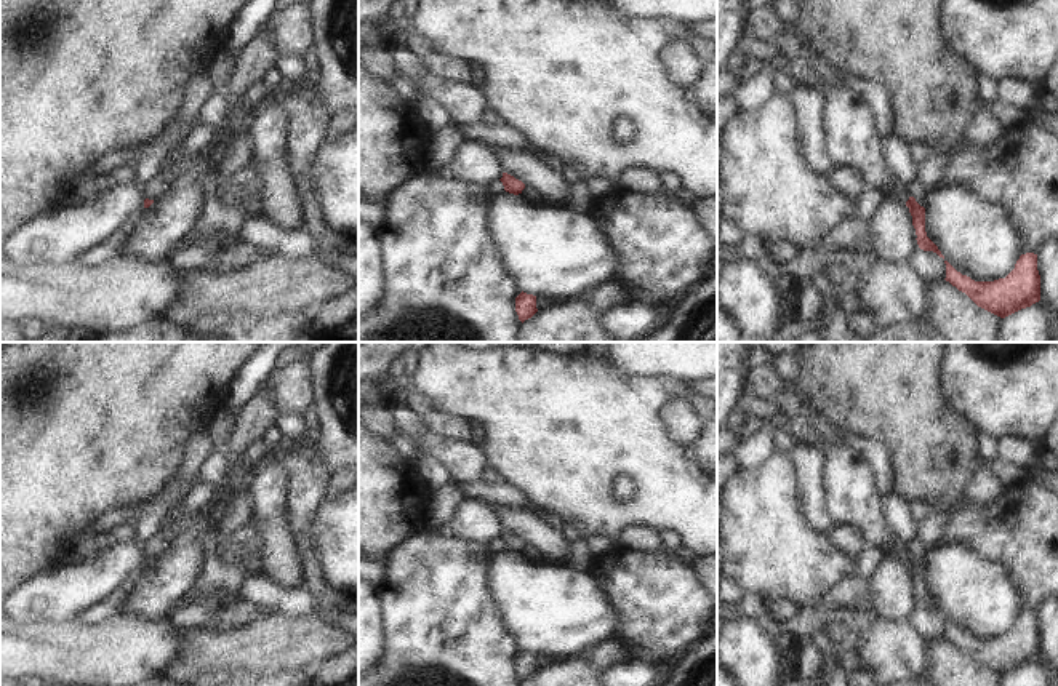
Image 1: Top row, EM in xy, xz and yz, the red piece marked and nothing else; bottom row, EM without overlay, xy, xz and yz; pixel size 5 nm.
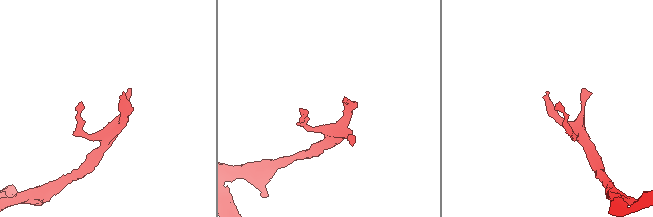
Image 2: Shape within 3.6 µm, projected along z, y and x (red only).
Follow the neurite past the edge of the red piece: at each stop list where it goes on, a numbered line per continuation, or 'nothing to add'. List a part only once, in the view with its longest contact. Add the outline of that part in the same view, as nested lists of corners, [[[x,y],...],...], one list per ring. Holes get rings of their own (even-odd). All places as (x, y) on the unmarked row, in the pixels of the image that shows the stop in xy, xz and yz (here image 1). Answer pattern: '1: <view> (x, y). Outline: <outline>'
1: xy (181, 520). Outline: [[[181,509],[176,510],[146,544],[147,556],[158,558],[170,552],[174,540],[186,534],[186,531],[197,521],[203,520],[208,513],[208,509],[195,510],[195,509]]]

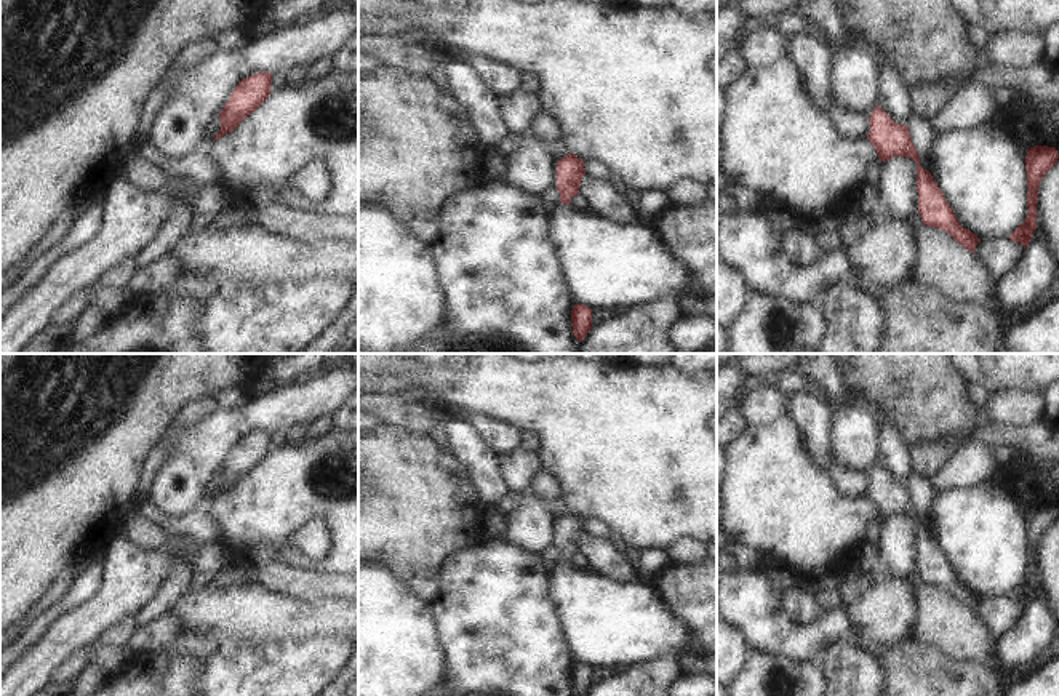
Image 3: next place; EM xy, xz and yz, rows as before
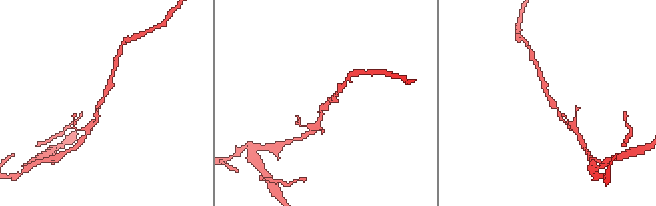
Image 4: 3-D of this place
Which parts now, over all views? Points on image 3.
nothing to add.

